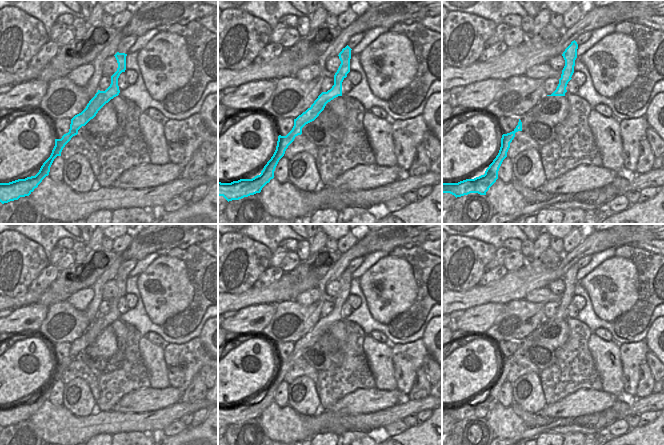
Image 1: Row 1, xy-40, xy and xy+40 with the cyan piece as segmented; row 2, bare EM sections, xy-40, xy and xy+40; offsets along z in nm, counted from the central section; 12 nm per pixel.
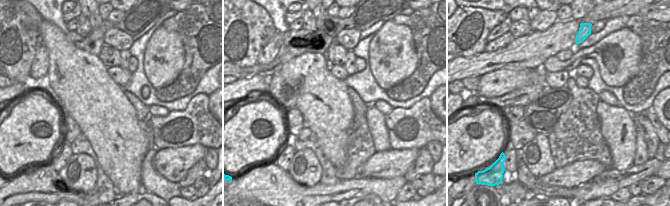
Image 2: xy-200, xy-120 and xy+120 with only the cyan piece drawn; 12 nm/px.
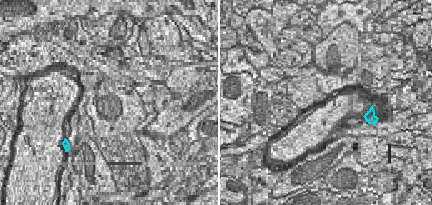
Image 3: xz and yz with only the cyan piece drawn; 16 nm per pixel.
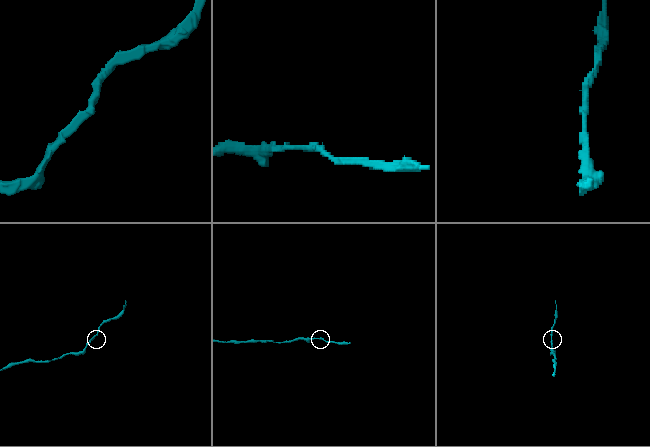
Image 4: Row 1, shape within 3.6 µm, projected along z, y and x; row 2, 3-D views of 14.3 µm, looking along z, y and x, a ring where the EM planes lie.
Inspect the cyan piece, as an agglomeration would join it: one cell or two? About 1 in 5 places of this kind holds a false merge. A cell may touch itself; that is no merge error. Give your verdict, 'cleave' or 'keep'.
keep

